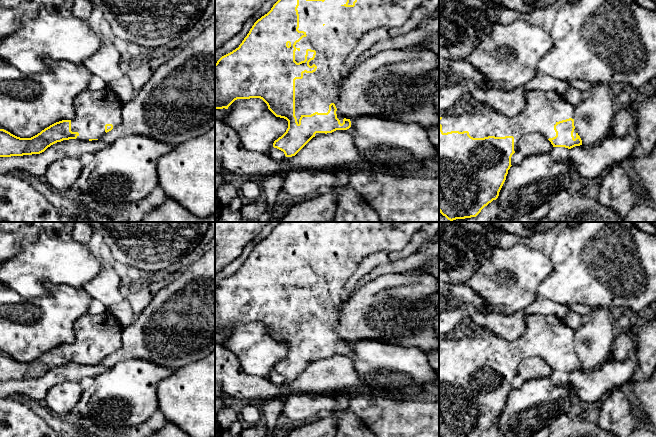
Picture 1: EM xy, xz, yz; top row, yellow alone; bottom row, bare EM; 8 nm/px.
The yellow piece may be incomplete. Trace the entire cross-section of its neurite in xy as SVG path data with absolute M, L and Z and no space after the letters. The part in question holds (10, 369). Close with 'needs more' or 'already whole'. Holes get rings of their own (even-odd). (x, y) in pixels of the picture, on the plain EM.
M110 313L85 314L74 323L75 341L56 346L31 362L20 362L0 353L0 381L40 378L51 369L63 364L98 364L122 346L122 331L117 319Z; needs more

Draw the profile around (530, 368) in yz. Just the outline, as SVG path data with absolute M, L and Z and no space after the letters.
M539 357L523 359L518 366L518 375L524 381L550 377L552 372L551 366Z

